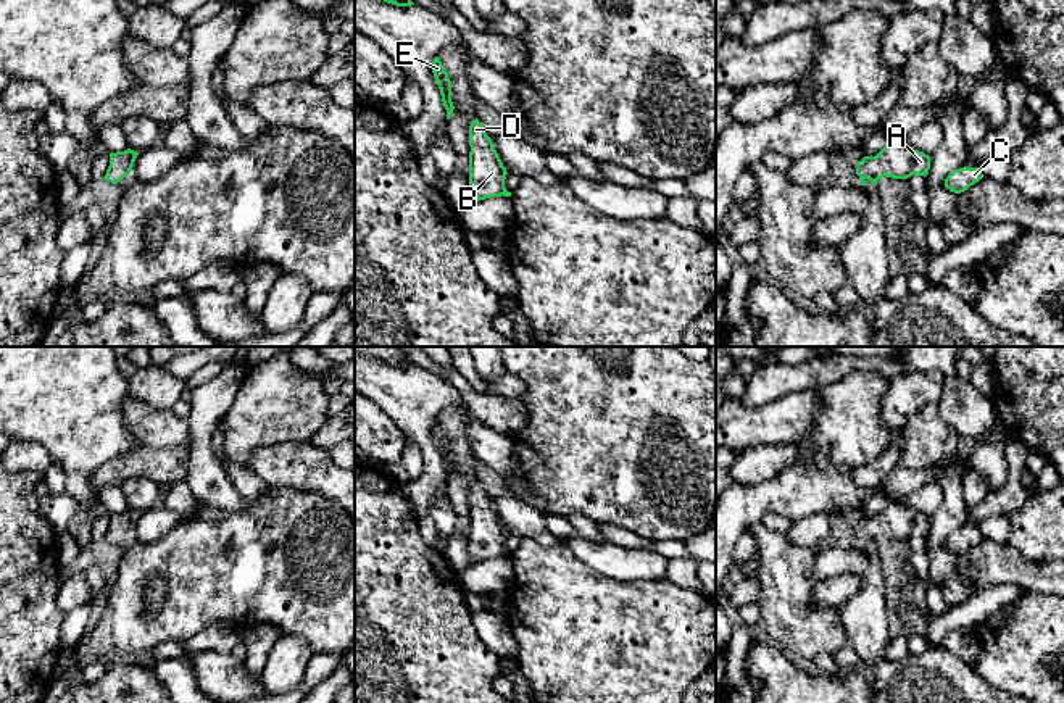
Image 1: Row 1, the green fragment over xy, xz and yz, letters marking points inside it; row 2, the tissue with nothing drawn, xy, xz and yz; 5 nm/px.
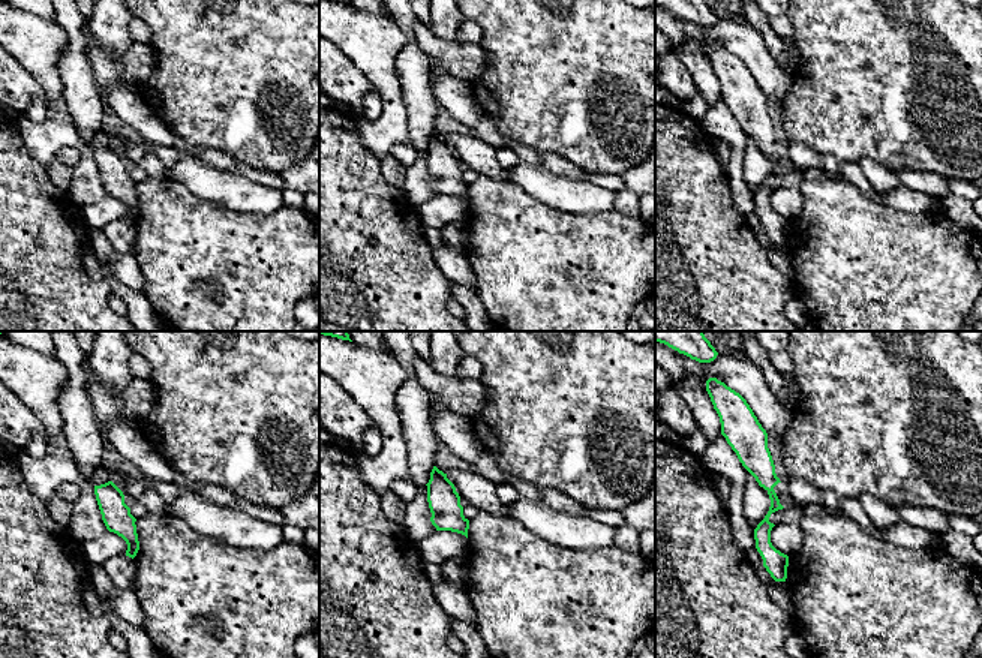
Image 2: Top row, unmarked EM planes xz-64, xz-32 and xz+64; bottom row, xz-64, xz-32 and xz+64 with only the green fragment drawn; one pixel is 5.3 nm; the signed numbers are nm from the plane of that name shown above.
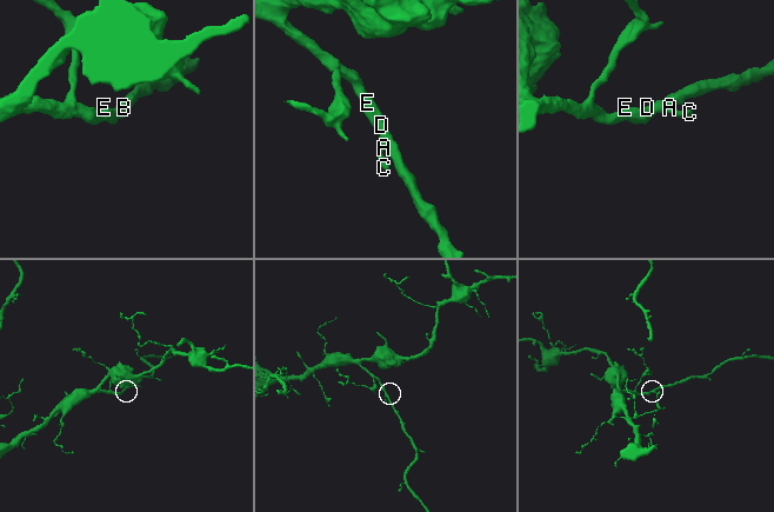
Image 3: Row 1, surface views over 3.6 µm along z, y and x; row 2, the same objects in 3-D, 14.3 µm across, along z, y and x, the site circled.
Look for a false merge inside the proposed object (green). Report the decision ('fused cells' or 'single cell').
single cell

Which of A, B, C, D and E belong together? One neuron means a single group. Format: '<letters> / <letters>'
A B C D E

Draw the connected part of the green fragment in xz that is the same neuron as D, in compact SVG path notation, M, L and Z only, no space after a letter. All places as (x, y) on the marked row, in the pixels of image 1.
M477 118L469 126L469 145L468 195L471 203L490 197L511 197L511 192L505 187L506 168Z

